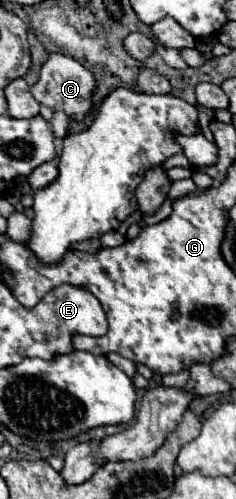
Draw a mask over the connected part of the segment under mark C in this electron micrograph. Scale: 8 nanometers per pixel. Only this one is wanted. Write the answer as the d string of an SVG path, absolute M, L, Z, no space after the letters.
M51 54L41 68L37 84L31 88L31 94L39 104L49 106L53 112L63 110L69 116L69 120L75 122L83 122L89 116L95 92L97 92L97 80L93 72L65 54Z

